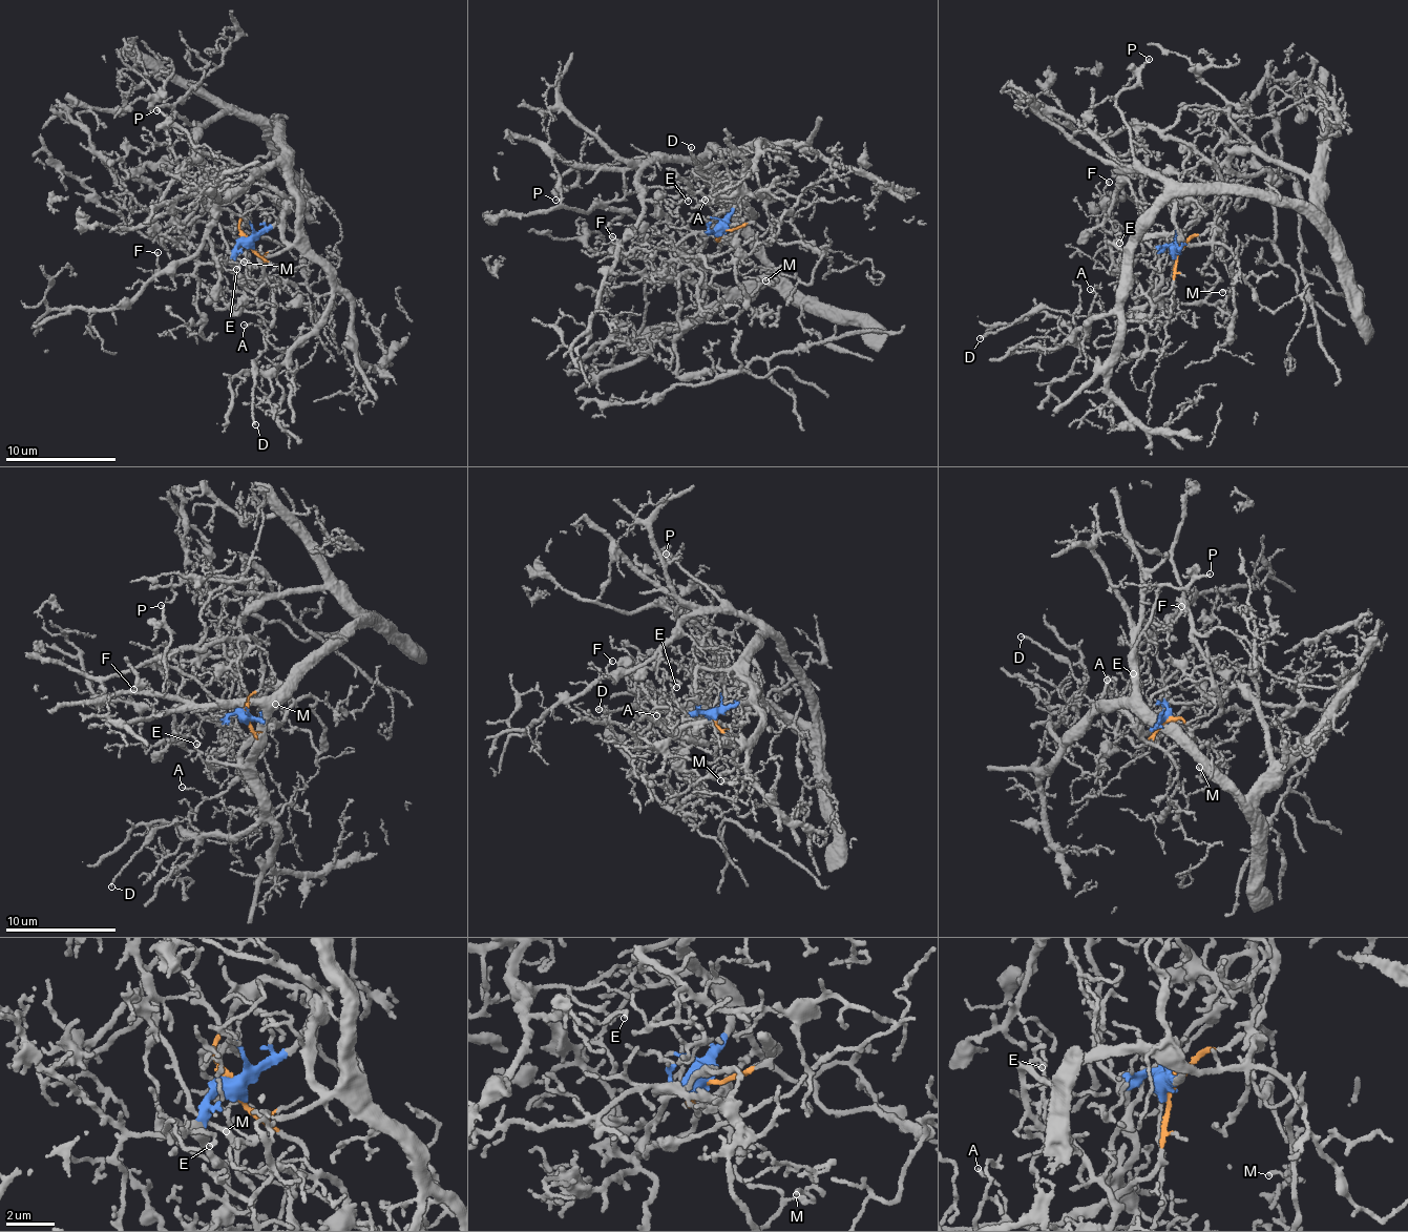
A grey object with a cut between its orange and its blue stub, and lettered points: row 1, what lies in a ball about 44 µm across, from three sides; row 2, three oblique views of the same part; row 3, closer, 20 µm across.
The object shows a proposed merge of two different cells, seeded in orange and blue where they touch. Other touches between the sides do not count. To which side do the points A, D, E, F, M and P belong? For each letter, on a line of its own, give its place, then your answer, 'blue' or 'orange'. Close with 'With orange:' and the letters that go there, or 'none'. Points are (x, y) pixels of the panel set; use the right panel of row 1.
A: at (1090, 289); orange
D: at (980, 338); orange
E: at (1119, 243); blue
F: at (1109, 182); blue
M: at (1222, 292); blue
P: at (1149, 59); blue
With orange: A, D

